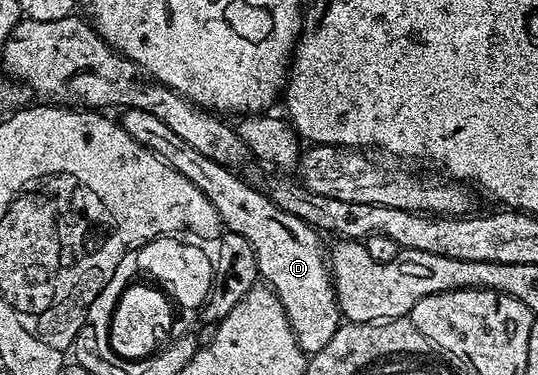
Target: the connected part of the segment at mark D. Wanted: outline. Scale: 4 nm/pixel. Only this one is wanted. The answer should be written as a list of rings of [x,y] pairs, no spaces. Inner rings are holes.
[[[136,107],[126,108],[122,115],[121,122],[125,133],[129,133],[129,137],[133,137],[137,145],[145,145],[145,149],[149,149],[154,155],[159,155],[173,169],[177,169],[181,177],[193,181],[193,185],[197,185],[197,189],[201,189],[201,193],[205,193],[205,197],[209,197],[209,201],[217,209],[222,226],[227,231],[245,237],[245,241],[253,245],[260,280],[270,287],[281,301],[303,354],[310,357],[321,349],[325,349],[325,345],[333,341],[333,333],[337,333],[341,325],[341,316],[339,302],[335,296],[335,282],[331,279],[329,259],[325,254],[325,243],[323,247],[322,241],[319,240],[322,239],[320,232],[310,227],[305,221],[301,221],[301,217],[293,217],[293,213],[281,209],[260,188],[258,191],[257,188],[250,187],[232,168],[221,165],[205,157],[205,153],[193,149],[193,145],[189,145],[182,137],[177,137],[177,133],[173,133],[173,129],[169,129],[169,125],[161,121],[161,117],[153,117],[153,113],[145,113],[145,109]]]

